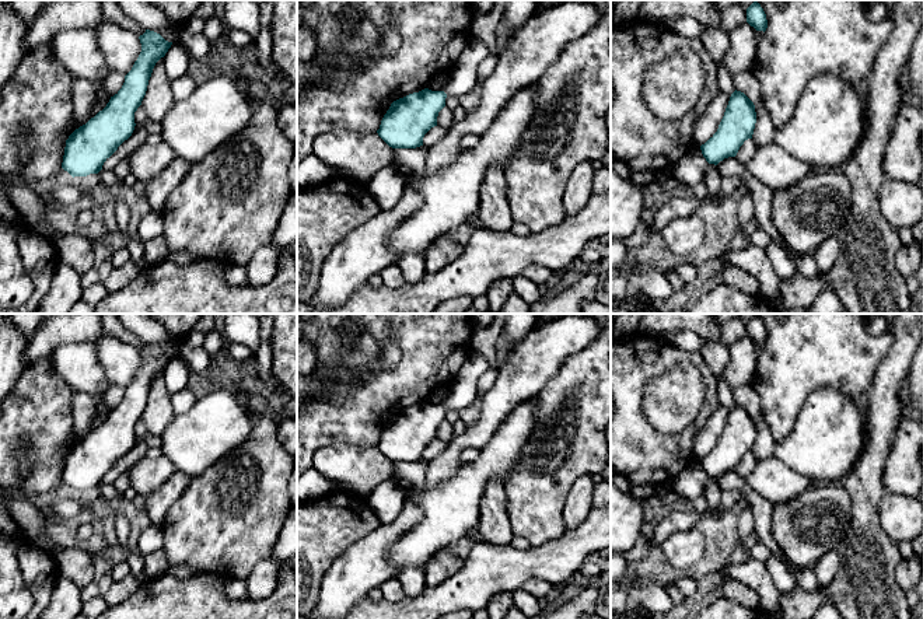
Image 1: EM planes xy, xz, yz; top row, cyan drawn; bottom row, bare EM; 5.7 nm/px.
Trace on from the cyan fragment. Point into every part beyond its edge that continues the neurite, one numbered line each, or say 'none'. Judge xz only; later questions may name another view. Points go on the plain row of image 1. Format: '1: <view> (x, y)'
1: xz (464, 391)

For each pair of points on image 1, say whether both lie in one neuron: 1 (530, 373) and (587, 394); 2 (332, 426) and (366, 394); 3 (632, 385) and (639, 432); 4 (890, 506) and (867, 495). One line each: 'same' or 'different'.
1: different
2: same
3: same
4: different

